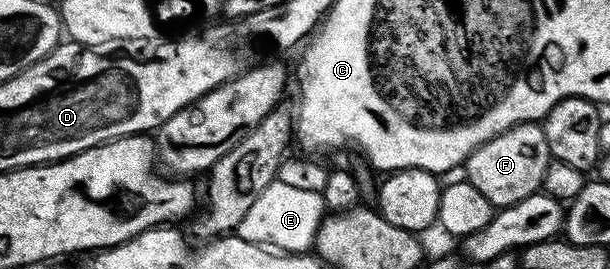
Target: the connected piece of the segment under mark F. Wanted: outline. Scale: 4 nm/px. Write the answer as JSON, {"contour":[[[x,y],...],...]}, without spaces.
{"contour":[[[526,122],[493,136],[493,140],[481,144],[481,148],[473,151],[465,163],[465,181],[473,184],[473,188],[477,188],[477,192],[481,192],[481,196],[485,196],[492,207],[512,206],[517,204],[517,200],[525,200],[525,196],[540,193],[552,163],[542,125]]]}

